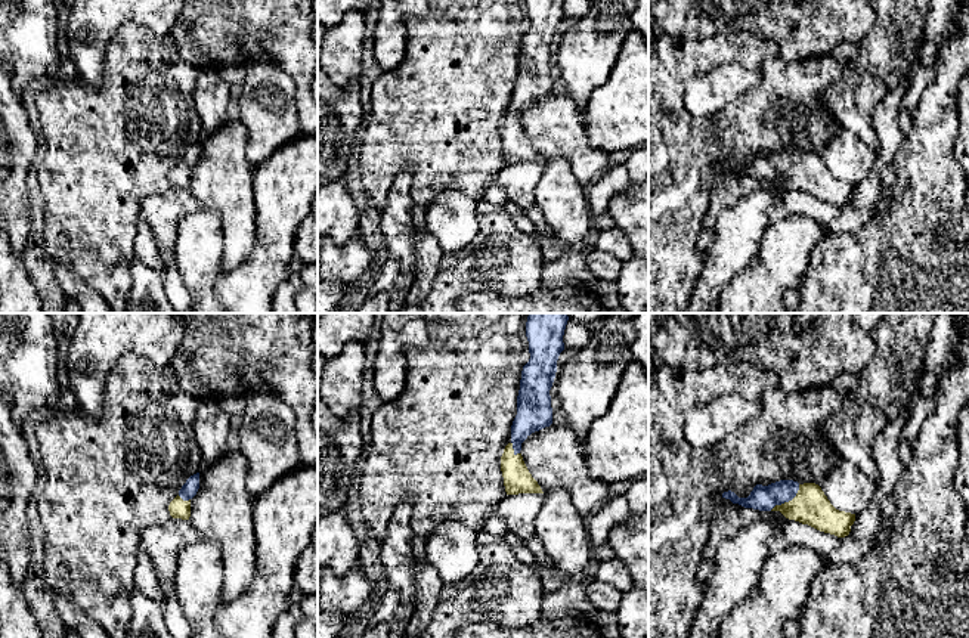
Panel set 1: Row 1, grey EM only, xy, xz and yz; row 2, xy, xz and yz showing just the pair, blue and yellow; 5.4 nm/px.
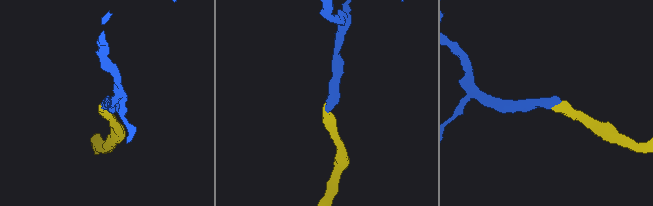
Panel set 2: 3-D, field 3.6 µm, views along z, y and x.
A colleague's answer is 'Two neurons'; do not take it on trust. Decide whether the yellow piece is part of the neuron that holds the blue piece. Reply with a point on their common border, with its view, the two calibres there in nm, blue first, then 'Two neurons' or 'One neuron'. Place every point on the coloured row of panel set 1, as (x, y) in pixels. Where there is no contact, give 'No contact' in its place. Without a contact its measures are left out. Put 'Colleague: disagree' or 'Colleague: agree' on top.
Colleague: disagree
Touches blue at yz (788, 501). Thickness 140 nm (blue) against 200 nm. One neuron

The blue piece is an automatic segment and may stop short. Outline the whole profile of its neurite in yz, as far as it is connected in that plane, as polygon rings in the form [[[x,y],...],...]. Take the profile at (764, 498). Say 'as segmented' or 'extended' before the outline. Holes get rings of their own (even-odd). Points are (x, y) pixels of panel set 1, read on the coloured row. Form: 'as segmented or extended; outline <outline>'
extended; outline [[[780,480],[768,486],[756,484],[747,498],[739,498],[731,490],[722,498],[744,508],[780,511],[789,520],[838,538],[848,536],[855,521],[855,514],[836,510],[815,483]]]

